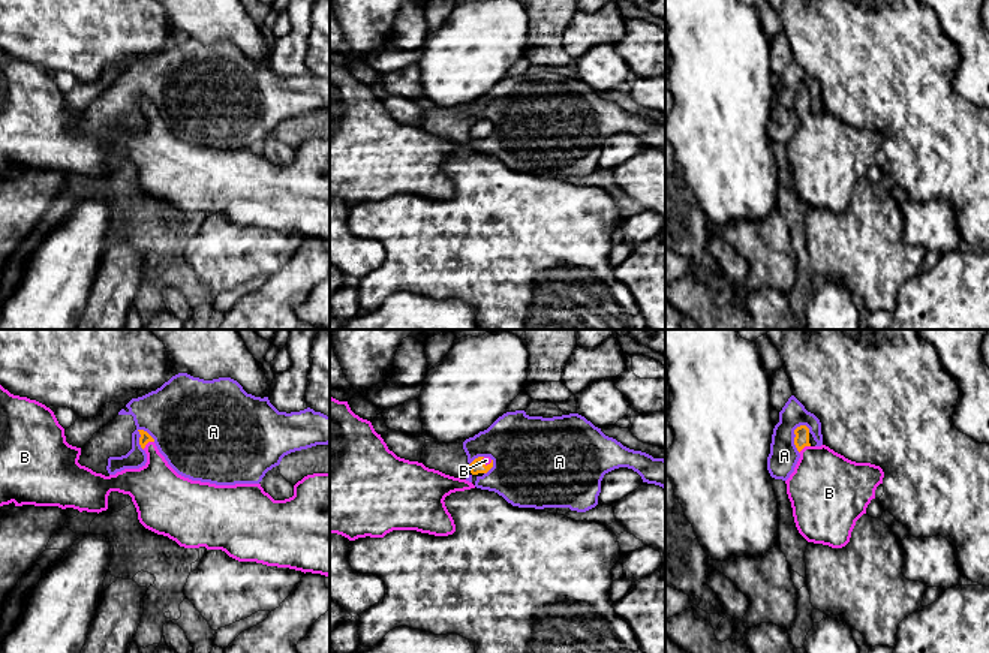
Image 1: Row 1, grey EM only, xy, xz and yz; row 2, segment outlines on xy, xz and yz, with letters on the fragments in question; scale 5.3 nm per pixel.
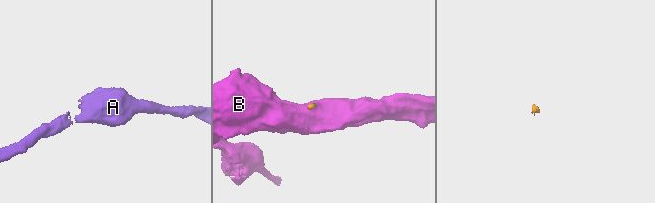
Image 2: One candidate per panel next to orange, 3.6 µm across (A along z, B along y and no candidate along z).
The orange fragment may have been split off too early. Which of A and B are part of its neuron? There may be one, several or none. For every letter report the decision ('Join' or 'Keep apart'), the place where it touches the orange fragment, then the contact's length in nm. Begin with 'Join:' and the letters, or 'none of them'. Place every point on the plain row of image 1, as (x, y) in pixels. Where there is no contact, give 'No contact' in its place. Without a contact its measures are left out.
Join: B
A: Keep apart. Touches orange at yz (796, 101). Shared border 160 nm
B: Join. Touches orange at xy (147, 107). Shared border 80 nm

